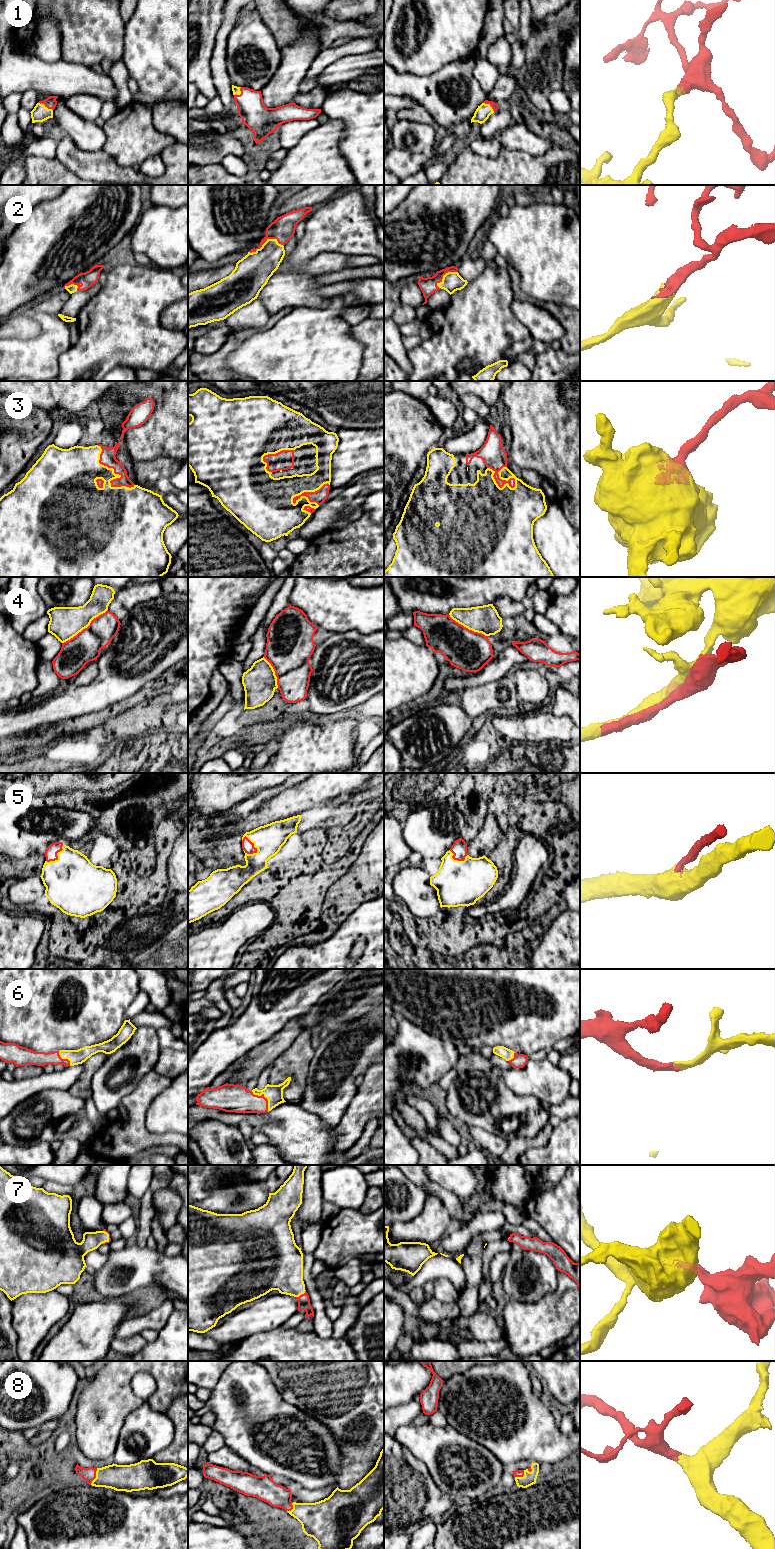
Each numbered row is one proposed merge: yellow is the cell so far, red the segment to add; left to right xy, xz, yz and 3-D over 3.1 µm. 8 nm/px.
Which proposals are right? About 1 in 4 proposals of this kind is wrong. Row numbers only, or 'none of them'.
1, 2, 3, 4, 5, 6, 7, 8

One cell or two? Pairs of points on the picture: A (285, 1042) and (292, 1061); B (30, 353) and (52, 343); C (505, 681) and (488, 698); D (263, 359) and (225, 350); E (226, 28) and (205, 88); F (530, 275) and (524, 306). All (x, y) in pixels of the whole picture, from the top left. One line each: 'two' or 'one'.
A: two
B: one
C: one
D: two
E: two
F: two

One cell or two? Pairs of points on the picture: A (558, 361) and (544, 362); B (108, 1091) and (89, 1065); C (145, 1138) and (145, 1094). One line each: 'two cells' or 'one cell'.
A: one cell
B: two cells
C: one cell

